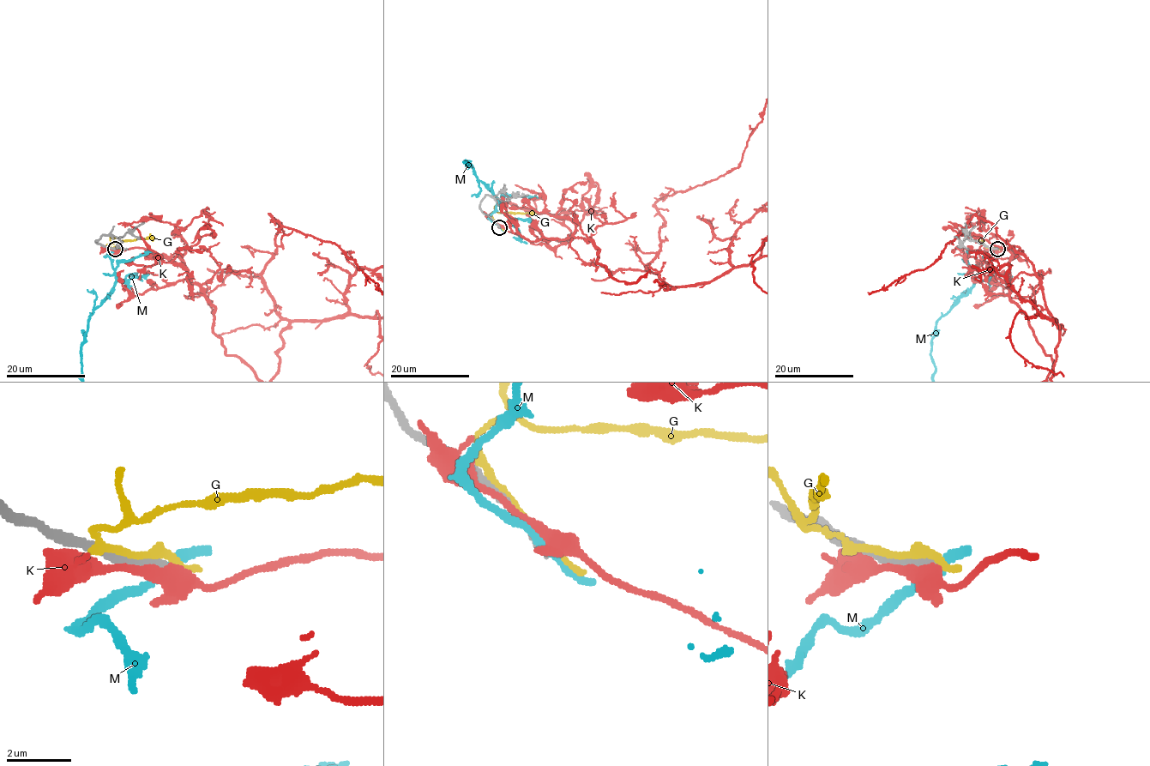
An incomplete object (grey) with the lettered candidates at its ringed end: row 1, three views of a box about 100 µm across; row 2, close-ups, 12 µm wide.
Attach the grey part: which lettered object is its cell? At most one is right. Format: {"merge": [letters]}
{"merge": []}

